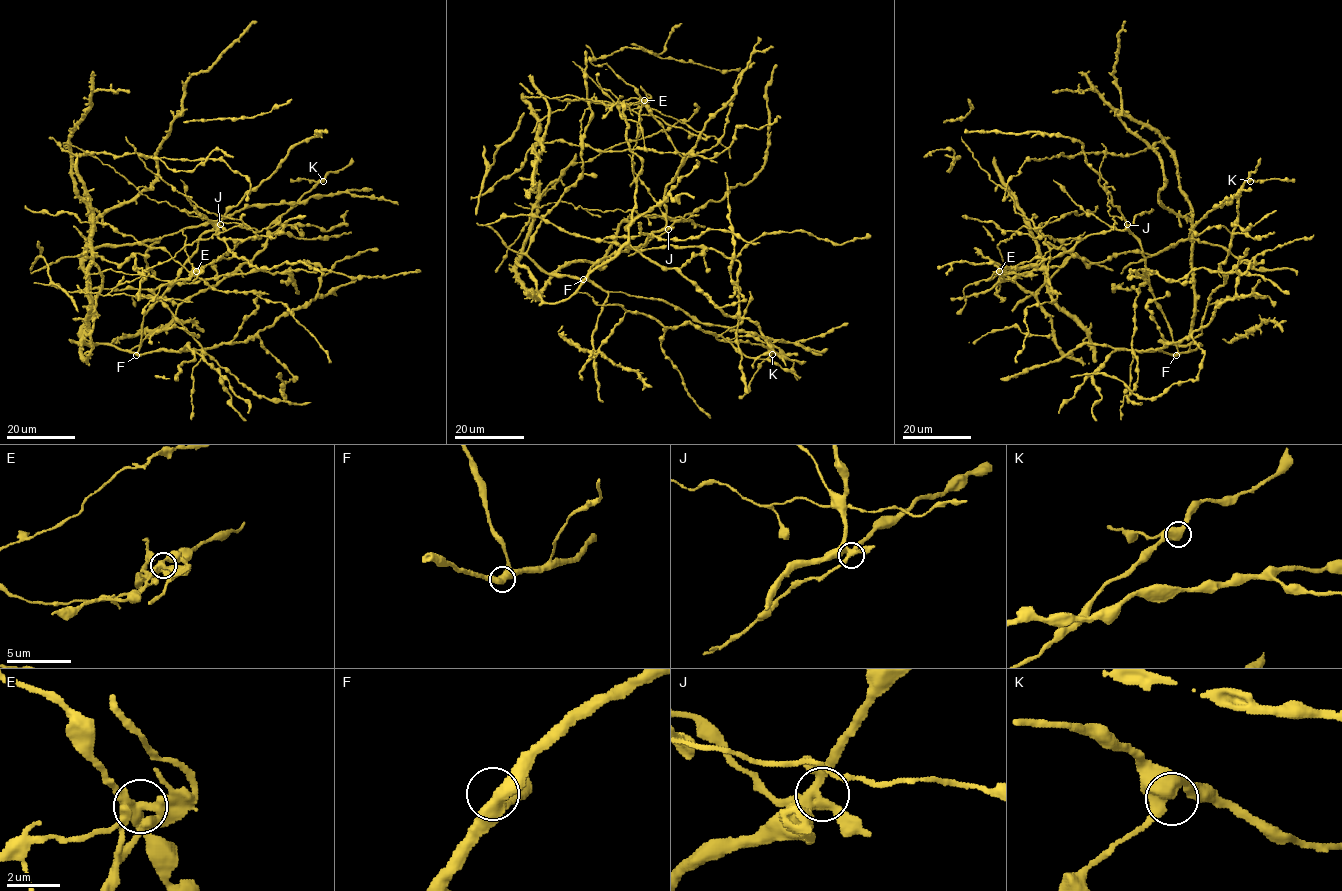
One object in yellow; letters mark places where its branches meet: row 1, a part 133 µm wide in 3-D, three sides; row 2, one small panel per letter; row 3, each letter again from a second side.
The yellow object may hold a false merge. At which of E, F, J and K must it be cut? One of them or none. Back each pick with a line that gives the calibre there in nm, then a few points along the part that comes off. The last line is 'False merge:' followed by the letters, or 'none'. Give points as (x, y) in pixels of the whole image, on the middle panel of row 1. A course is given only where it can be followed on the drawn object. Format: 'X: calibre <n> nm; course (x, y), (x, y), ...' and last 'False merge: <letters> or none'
E: calibre 400 nm; course (644, 100), (642, 106), (590, 101), (612, 104), (638, 98), (706, 138), (624, 108), (572, 61)
False merge: E

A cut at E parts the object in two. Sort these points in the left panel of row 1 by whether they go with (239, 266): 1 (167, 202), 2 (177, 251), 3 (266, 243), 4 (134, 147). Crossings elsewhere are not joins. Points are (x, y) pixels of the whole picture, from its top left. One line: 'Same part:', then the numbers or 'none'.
Same part: 1, 3

